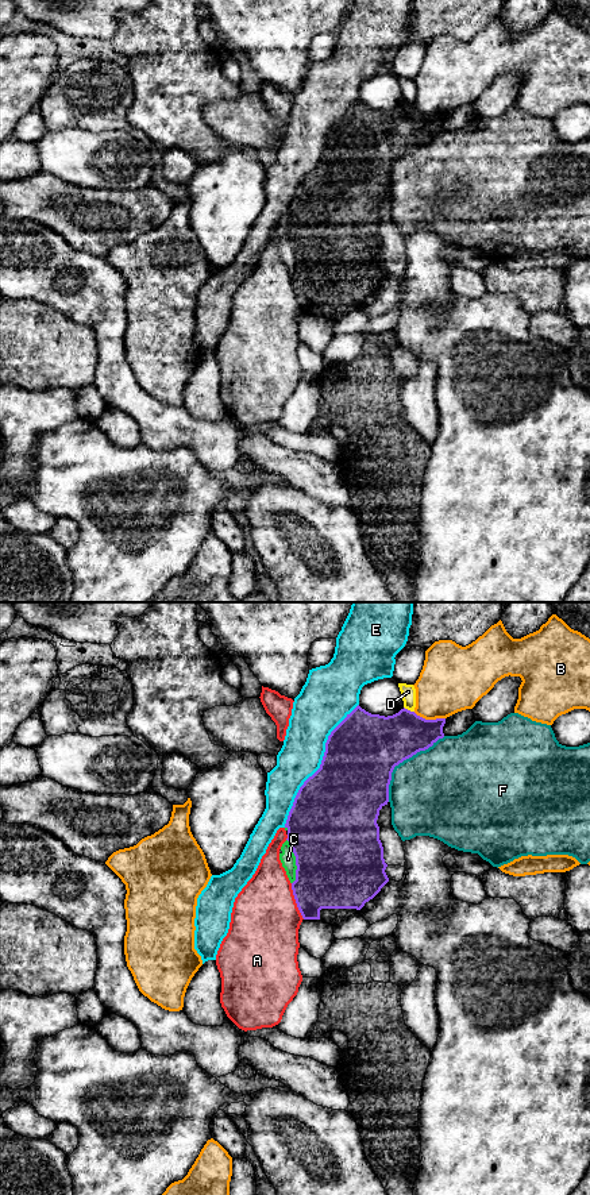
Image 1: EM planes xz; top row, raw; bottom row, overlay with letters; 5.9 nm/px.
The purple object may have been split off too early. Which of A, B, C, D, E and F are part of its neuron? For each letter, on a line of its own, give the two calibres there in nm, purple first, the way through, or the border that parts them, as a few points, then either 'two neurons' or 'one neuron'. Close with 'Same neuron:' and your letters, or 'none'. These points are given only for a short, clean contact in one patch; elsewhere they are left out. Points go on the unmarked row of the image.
A: 400/420 nm | two neurons
B: 280/360 nm | two neurons
C: 500/90 nm | two neurons
D: 320/90 nm | along xz (404, 101), (413, 107) | two neurons
E: 480/260 nm | two neurons
F: 420/480 nm | two neurons
Same neuron: none

